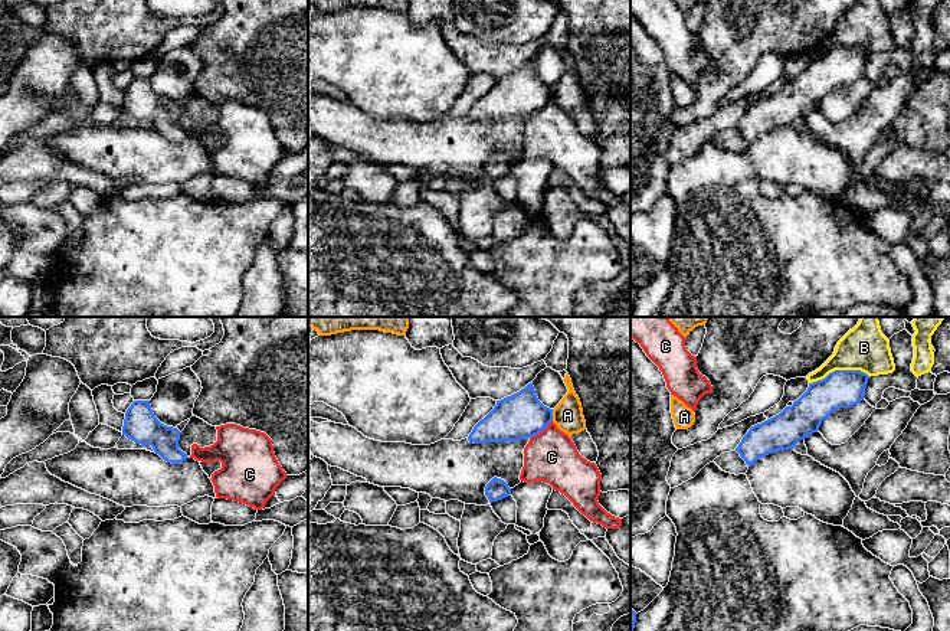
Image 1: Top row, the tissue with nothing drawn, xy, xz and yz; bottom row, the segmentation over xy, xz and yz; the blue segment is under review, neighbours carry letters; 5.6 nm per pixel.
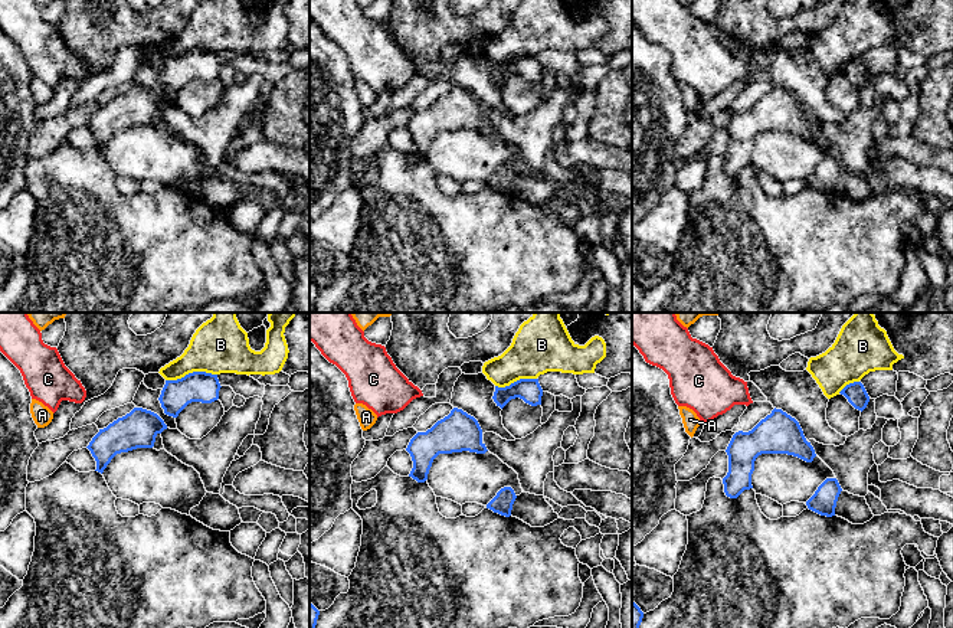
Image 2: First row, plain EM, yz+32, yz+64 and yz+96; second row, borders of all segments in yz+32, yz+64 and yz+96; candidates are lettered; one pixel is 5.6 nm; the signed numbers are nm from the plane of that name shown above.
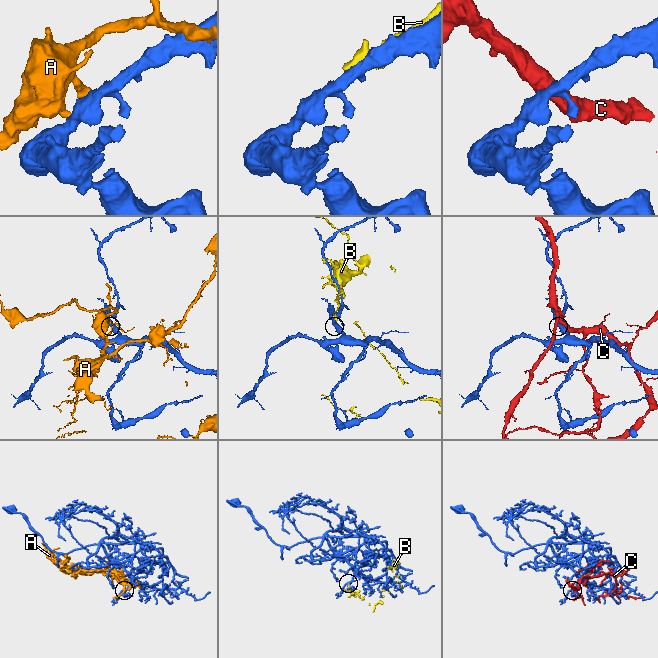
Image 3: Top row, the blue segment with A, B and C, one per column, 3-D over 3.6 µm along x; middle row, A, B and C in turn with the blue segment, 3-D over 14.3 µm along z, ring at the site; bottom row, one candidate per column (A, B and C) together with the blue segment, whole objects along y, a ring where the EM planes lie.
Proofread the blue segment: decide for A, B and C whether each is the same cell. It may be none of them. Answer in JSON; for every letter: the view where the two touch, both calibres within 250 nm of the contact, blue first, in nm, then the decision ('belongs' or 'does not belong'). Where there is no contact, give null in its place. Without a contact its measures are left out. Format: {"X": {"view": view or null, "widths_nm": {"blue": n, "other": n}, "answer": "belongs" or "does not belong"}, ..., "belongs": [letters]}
{"A": {"view": "xz", "widths_nm": {"blue": 260, "other": 170}, "answer": "does not belong"}, "B": {"view": "yz", "widths_nm": {"blue": 200, "other": 260}, "answer": "does not belong"}, "C": {"view": "xz", "widths_nm": {"blue": 260, "other": 300}, "answer": "does not belong"}, "belongs": []}

